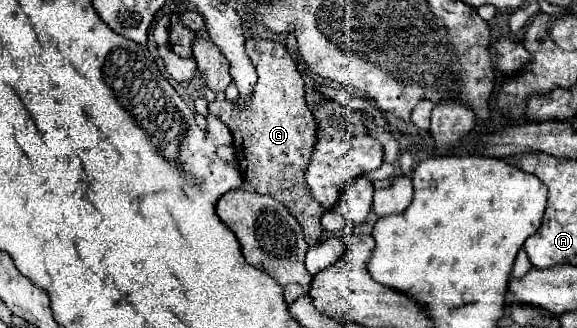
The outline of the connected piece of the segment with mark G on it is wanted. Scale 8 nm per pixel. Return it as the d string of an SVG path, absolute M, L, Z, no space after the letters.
M248 38L246 40L246 52L252 58L252 64L258 72L258 82L256 82L256 92L252 96L252 104L248 104L248 108L244 108L244 112L240 112L236 108L236 102L230 100L214 100L210 102L208 110L218 116L232 132L234 136L234 148L236 148L236 160L240 166L240 174L244 178L244 182L258 194L268 194L272 198L276 198L278 202L282 202L290 214L300 222L302 230L304 230L304 238L308 246L316 246L324 234L322 228L322 214L324 208L320 208L320 204L316 204L316 200L312 200L308 186L304 184L304 170L308 166L314 142L316 142L316 124L312 118L312 112L306 106L304 100L304 80L296 68L296 62L290 58L290 54L286 52L286 46L282 42L274 42L274 40L264 40L264 38Z

